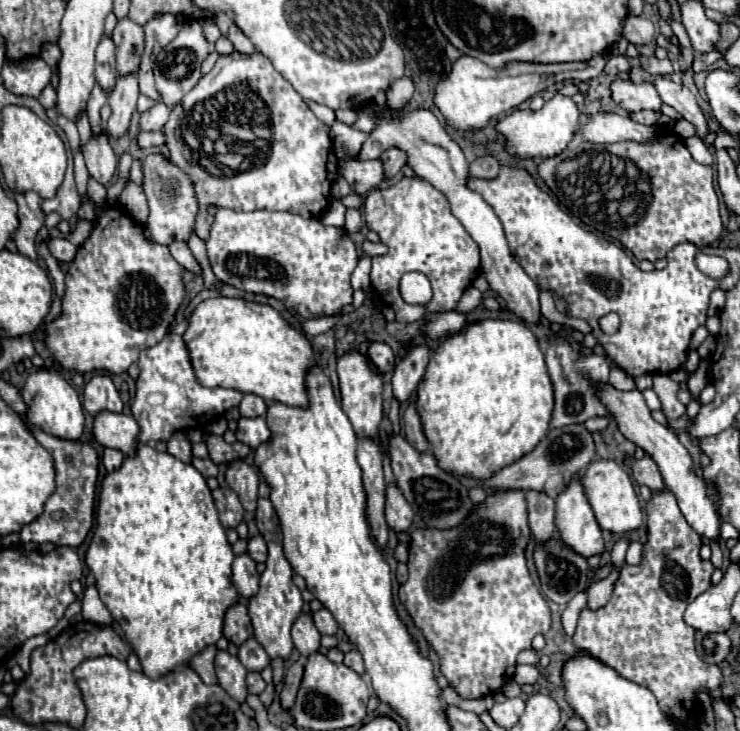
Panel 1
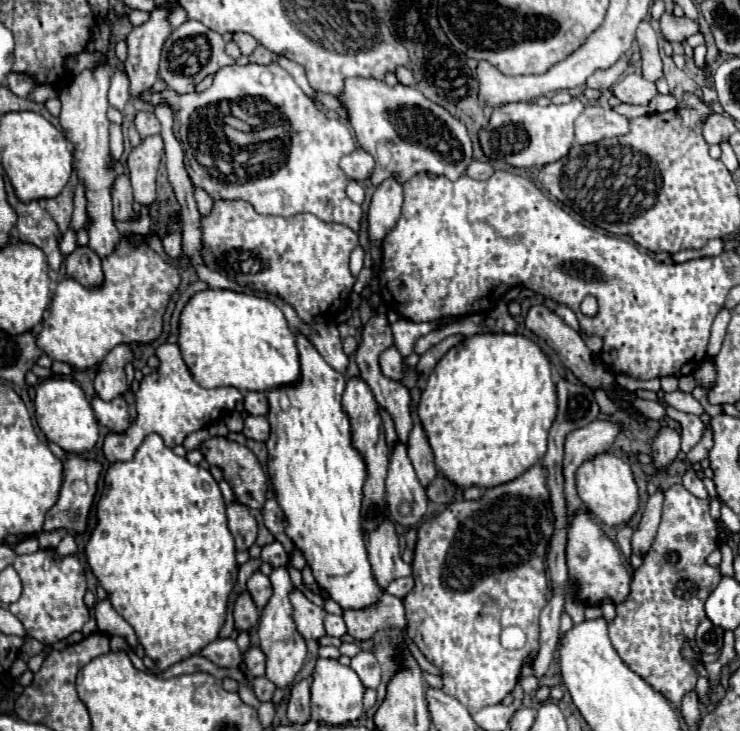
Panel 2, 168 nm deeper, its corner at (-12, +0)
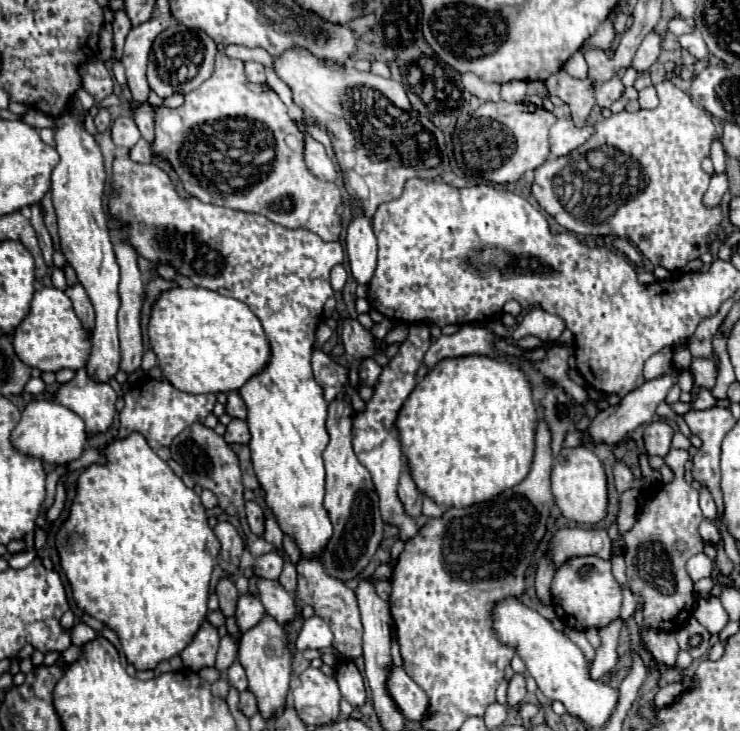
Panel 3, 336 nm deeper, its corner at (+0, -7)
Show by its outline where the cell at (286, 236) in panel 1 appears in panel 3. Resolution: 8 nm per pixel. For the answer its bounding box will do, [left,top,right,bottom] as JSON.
[108,157,344,557]

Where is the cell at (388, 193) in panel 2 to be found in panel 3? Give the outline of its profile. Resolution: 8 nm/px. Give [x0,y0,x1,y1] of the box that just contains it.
[346,215,376,285]

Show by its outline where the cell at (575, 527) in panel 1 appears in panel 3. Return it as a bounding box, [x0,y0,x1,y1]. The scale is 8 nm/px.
[552,557,622,631]

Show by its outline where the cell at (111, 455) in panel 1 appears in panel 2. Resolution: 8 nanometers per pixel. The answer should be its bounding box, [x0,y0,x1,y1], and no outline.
[104,344,244,462]

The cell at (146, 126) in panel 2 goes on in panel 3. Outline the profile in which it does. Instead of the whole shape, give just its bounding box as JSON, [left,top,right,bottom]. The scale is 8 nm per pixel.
[112,115,140,147]

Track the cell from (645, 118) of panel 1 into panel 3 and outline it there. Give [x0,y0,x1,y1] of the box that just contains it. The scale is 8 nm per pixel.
[638,87,658,109]

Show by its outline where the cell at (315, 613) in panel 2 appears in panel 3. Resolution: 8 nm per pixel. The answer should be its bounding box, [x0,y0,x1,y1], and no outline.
[256,577,298,625]

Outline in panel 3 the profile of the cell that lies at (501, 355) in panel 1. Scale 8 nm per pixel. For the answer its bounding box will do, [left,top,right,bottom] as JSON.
[396,355,538,507]

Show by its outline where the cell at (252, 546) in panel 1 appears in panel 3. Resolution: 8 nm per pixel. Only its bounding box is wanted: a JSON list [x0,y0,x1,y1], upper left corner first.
[254,553,284,579]

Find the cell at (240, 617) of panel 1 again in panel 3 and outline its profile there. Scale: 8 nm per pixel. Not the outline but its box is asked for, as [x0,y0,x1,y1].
[216,577,238,617]

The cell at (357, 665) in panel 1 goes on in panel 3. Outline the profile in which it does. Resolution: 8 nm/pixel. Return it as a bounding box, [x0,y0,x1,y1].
[336,661,366,707]

